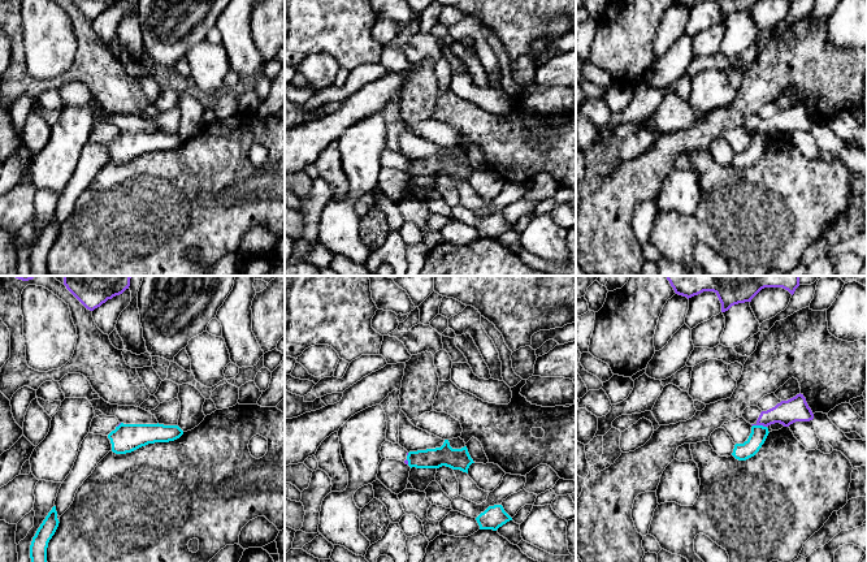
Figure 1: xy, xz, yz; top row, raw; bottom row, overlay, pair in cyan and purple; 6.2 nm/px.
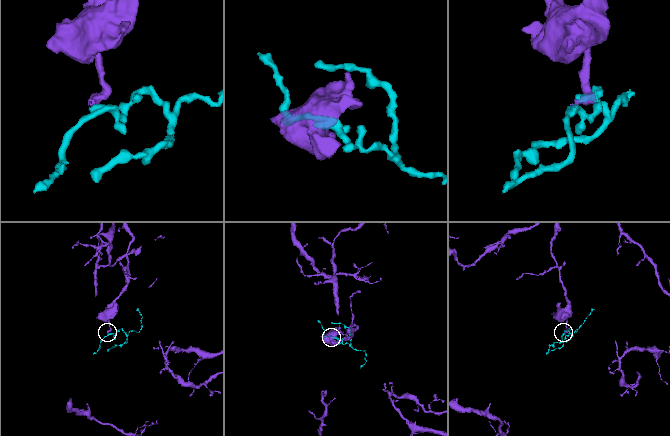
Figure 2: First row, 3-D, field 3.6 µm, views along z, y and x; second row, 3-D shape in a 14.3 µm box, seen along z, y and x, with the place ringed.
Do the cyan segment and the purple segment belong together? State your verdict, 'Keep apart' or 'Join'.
Keep apart

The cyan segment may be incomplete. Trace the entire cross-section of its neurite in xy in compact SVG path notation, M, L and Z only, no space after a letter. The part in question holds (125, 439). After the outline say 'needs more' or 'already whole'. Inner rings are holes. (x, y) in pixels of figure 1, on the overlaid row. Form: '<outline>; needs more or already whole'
M121 423L108 438L113 453L126 454L148 444L174 441L182 435L183 431L178 425Z; already whole

